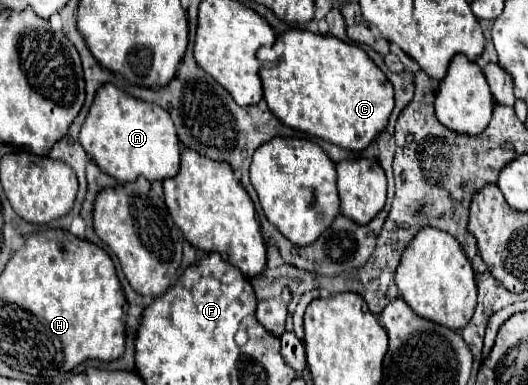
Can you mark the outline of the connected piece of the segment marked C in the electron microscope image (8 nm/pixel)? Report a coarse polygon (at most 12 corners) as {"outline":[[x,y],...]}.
{"outline":[[292,28],[258,60],[286,126],[346,150],[394,88],[362,48]]}

